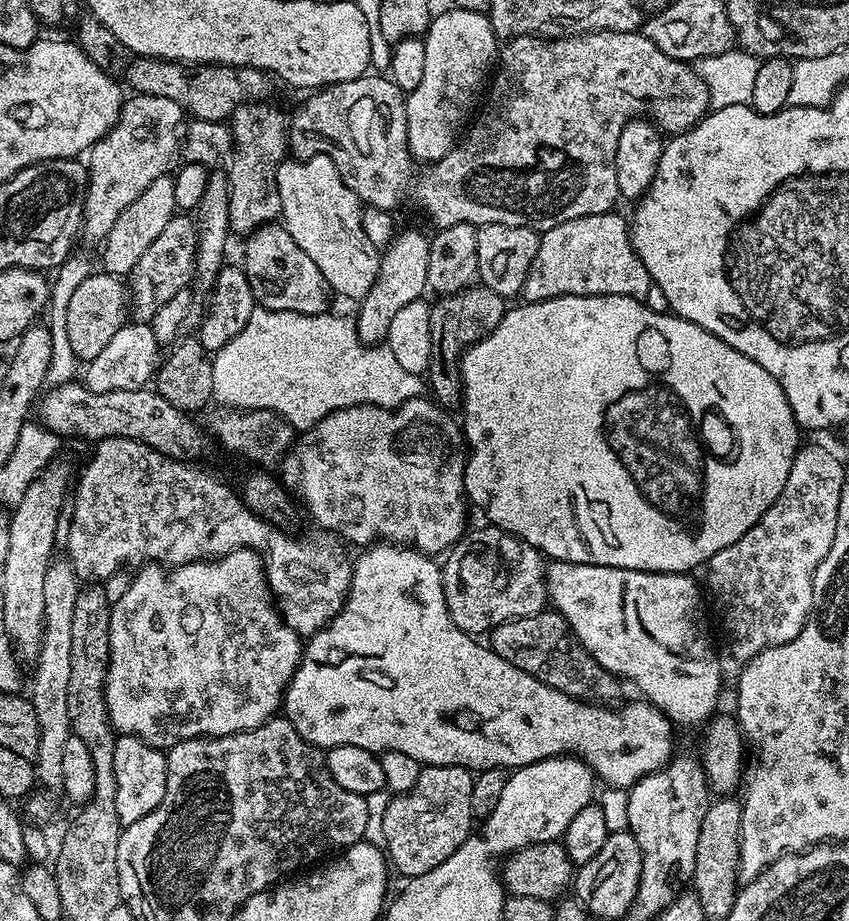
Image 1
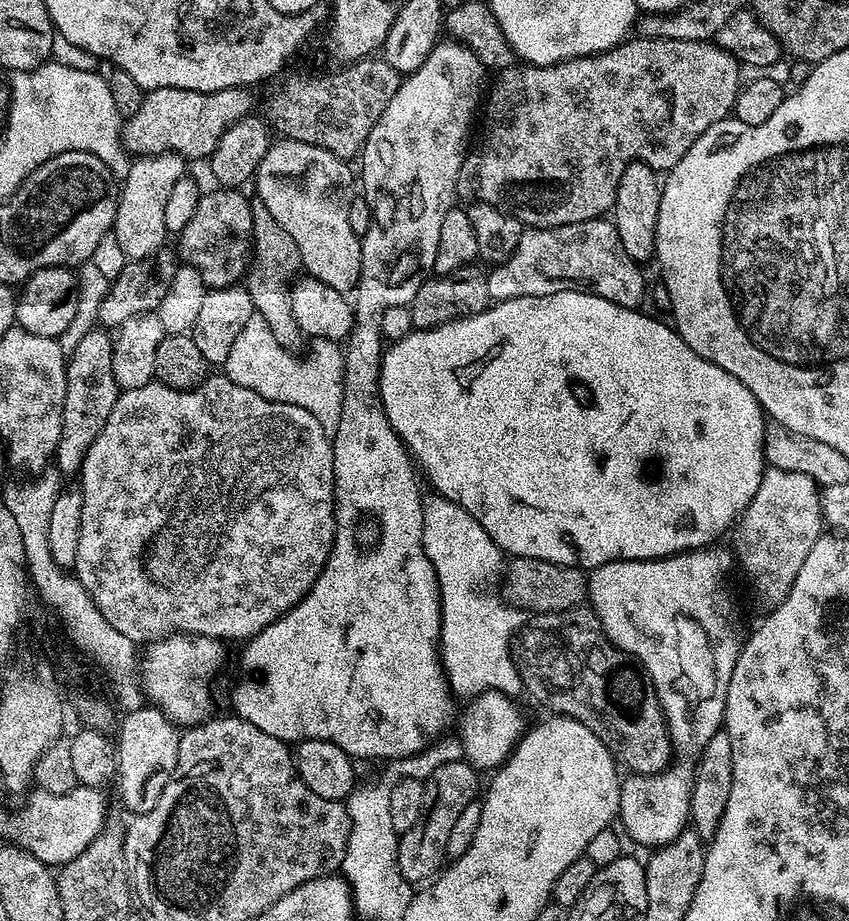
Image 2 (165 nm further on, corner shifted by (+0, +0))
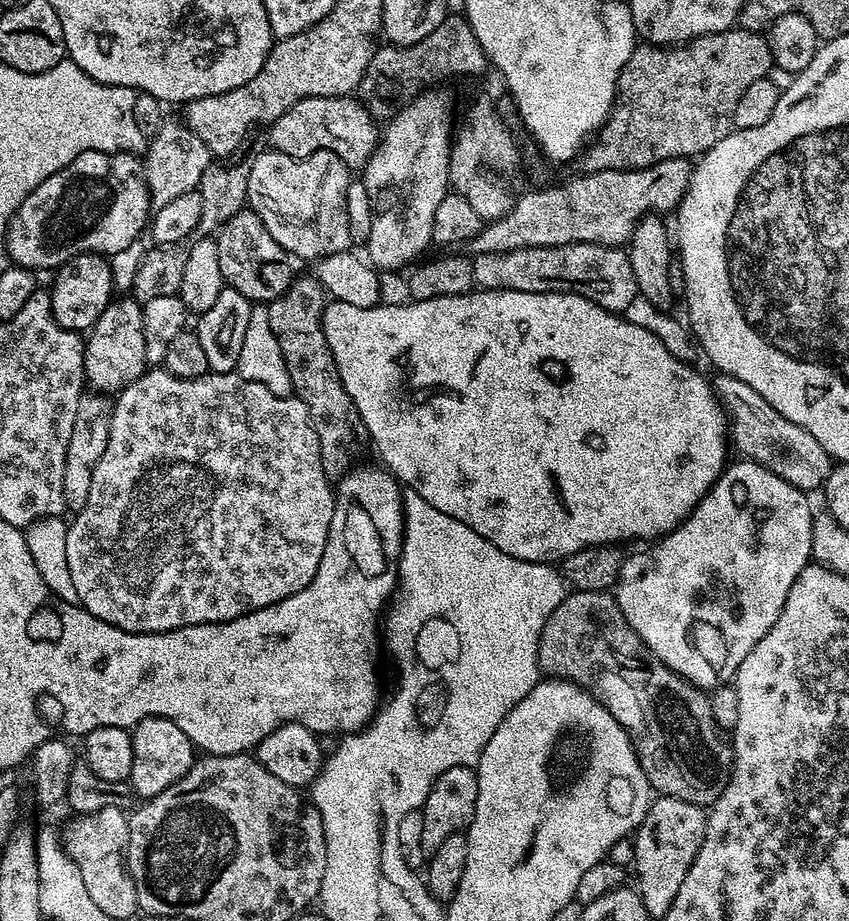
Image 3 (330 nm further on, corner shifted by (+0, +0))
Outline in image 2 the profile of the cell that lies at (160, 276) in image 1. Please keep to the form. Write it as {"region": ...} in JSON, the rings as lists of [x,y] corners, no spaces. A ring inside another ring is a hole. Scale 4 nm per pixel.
{"region":[[[234,188],[213,189],[201,195],[198,210],[178,233],[178,256],[202,274],[208,288],[231,288],[245,279],[252,258],[252,200]]]}

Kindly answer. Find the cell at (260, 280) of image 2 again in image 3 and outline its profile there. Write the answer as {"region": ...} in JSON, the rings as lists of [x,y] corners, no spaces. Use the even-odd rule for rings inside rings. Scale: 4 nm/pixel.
{"region":[[[312,274],[307,276],[297,275],[292,284],[277,300],[267,305],[270,318],[270,330],[278,342],[278,350],[282,350],[282,358],[286,362],[286,370],[290,374],[292,391],[296,399],[301,400],[310,414],[310,422],[318,434],[322,464],[326,474],[330,478],[343,478],[348,475],[353,467],[352,443],[356,440],[356,428],[358,432],[358,417],[352,406],[350,394],[346,394],[346,386],[340,377],[338,366],[334,362],[334,354],[326,342],[324,333],[324,306],[326,293],[320,287],[319,281]]]}

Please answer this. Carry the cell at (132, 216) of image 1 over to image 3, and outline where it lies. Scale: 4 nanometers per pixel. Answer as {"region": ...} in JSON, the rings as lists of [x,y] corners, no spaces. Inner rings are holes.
{"region":[[[165,119],[158,134],[151,137],[146,144],[146,155],[142,163],[153,209],[166,206],[166,202],[171,202],[181,194],[197,191],[199,179],[214,160],[206,142],[202,142],[202,138],[198,138],[198,134],[194,134],[194,130],[190,130],[187,124],[176,120]]]}

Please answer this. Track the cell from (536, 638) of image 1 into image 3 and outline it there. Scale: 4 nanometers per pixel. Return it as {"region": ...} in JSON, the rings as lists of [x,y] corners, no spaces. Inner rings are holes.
{"region":[[[569,591],[558,610],[546,618],[546,626],[542,626],[538,662],[545,677],[569,680],[585,688],[598,703],[610,710],[610,714],[614,714],[630,738],[642,766],[642,774],[646,774],[653,793],[682,798],[682,802],[701,806],[711,806],[722,794],[732,776],[732,746],[725,737],[724,740],[720,737],[723,736],[722,729],[716,725],[709,693],[683,680],[677,672],[672,672],[659,658],[645,650],[644,643],[624,621],[622,610],[611,591]]]}

